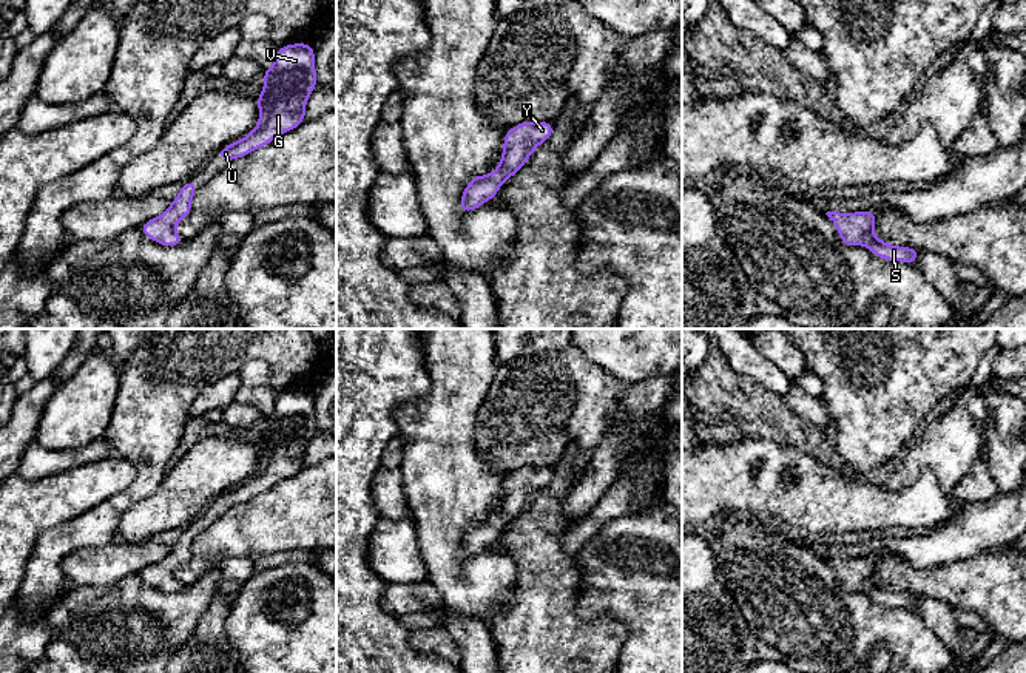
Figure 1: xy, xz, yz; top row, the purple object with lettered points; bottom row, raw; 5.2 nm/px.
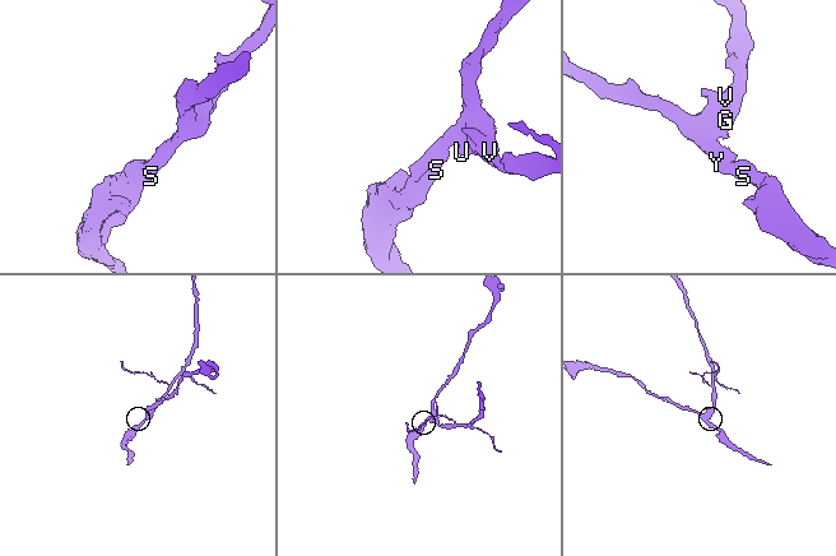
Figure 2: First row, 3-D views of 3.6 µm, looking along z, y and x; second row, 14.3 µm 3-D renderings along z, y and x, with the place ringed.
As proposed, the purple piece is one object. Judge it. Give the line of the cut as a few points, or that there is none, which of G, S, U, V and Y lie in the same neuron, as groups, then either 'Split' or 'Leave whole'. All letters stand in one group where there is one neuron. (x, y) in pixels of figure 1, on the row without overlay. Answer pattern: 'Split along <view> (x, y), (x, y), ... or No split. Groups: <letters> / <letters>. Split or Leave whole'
No split. Groups: G S U V Y. Leave whole

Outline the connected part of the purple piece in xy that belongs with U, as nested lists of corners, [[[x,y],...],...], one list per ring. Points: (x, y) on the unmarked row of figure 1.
[[[293,389],[278,394],[272,414],[262,421],[264,437],[255,443],[259,451],[258,472],[244,485],[222,492],[216,499],[222,508],[244,503],[305,466],[305,448],[318,432],[313,392]]]

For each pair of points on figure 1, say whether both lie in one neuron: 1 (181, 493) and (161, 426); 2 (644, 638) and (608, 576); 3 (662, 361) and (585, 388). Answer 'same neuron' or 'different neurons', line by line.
1: different neurons
2: same neuron
3: different neurons

